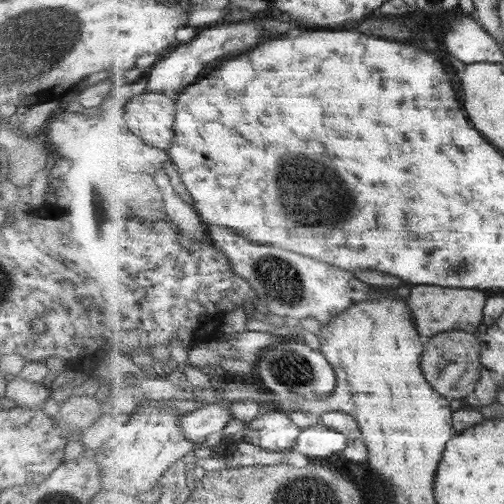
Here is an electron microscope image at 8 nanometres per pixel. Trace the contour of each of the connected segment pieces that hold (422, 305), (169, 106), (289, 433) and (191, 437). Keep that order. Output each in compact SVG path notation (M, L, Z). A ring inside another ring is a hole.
M415 286L410 290L408 305L413 313L413 324L417 326L417 332L421 336L431 338L449 331L464 331L478 335L482 331L484 308L488 299L485 292L433 286Z
M145 92L135 95L123 107L120 118L129 128L129 131L141 137L147 144L168 151L176 138L174 131L177 114L175 95L163 92Z
M268 409L260 417L247 423L243 430L244 441L259 446L264 451L279 455L295 448L302 428L294 424L289 413Z
M209 403L200 406L190 413L185 413L181 419L184 434L189 442L205 442L211 434L219 432L234 418L230 407L223 407L217 403Z

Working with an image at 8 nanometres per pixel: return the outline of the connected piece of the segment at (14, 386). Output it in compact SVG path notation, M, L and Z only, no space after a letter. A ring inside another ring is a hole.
M15 376L7 382L4 396L9 400L13 400L15 406L31 410L43 408L50 393L42 384L23 381L23 379Z

